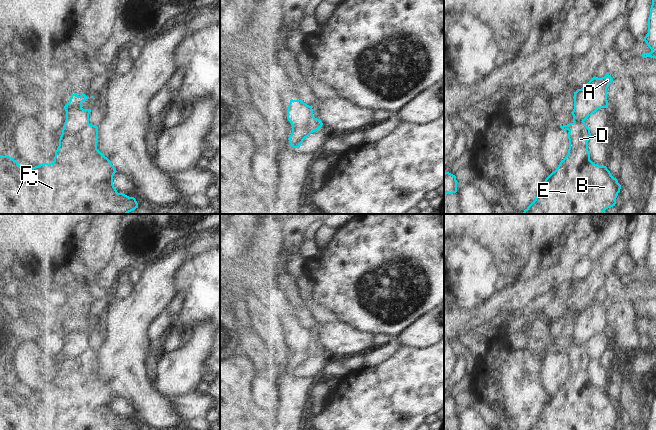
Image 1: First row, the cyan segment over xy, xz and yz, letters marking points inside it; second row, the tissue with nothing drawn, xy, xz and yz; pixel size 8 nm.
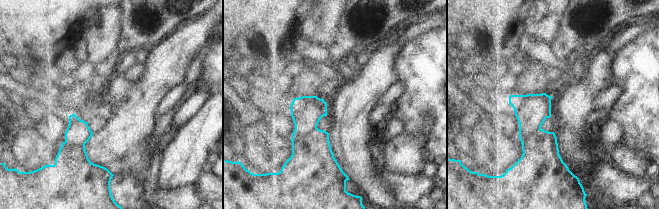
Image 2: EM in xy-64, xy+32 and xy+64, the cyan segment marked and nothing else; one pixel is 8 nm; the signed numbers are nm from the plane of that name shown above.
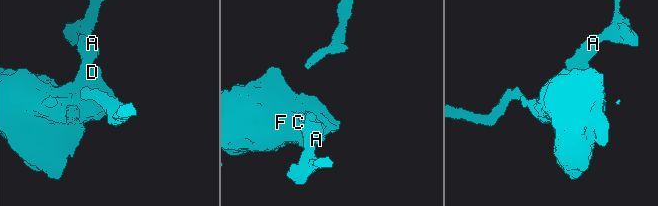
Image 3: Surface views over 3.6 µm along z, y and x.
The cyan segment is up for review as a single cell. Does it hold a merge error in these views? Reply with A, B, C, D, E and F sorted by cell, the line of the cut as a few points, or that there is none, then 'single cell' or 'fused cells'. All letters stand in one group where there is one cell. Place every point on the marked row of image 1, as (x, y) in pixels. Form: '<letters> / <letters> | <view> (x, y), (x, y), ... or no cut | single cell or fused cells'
A / B C D E F | xy (89, 124), (77, 133), (62, 134) | fused cells

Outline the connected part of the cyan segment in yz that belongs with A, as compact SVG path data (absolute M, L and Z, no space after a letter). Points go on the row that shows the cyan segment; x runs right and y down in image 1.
M607 72L602 78L593 77L583 88L574 92L574 109L571 112L573 115L573 122L567 125L560 126L563 131L569 130L574 124L581 124L595 113L600 108L608 108L607 88L612 83L613 78Z

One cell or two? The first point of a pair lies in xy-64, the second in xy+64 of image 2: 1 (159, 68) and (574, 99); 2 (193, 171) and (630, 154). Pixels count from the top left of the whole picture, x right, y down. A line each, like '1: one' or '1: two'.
1: one
2: one

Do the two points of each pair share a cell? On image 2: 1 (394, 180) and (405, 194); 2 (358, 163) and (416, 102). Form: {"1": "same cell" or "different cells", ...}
{"1": "same cell", "2": "different cells"}

